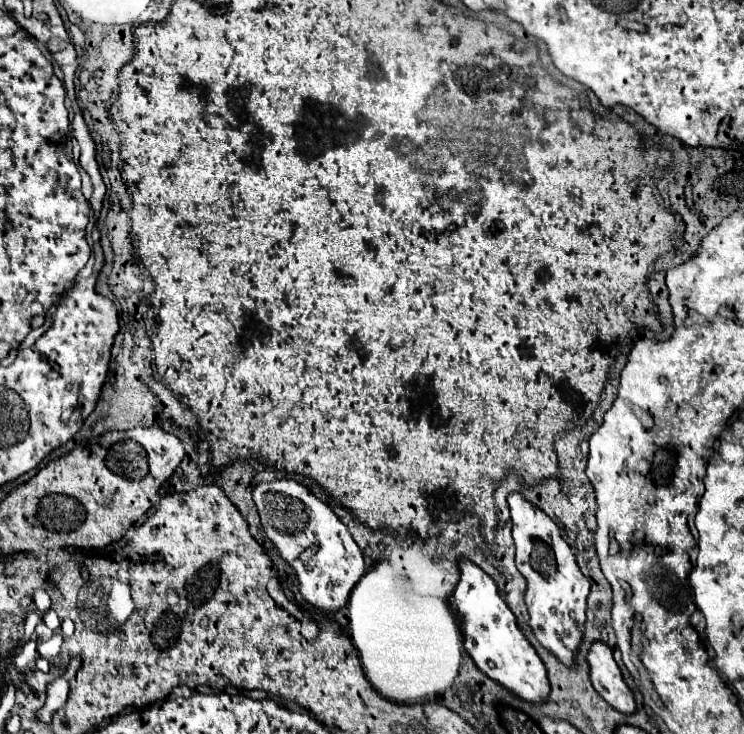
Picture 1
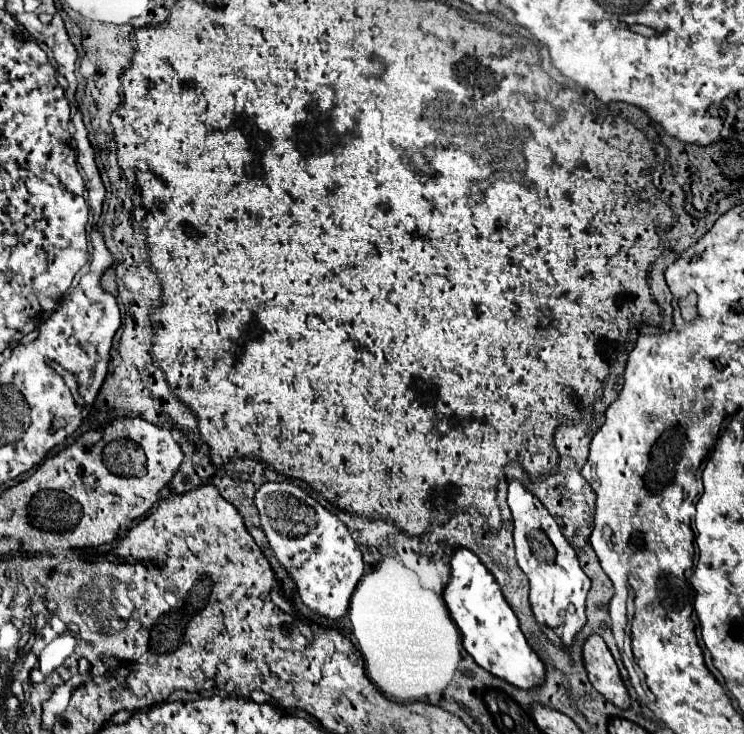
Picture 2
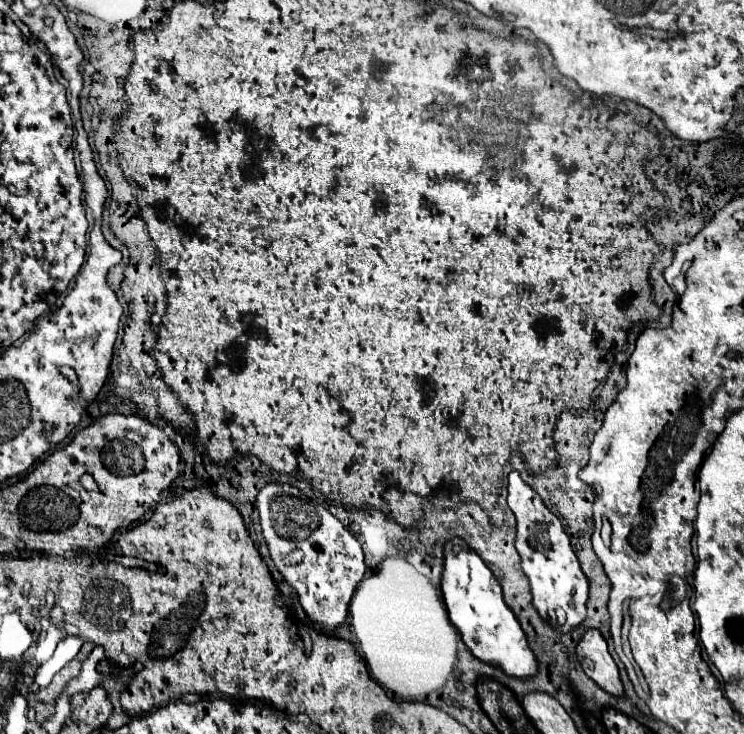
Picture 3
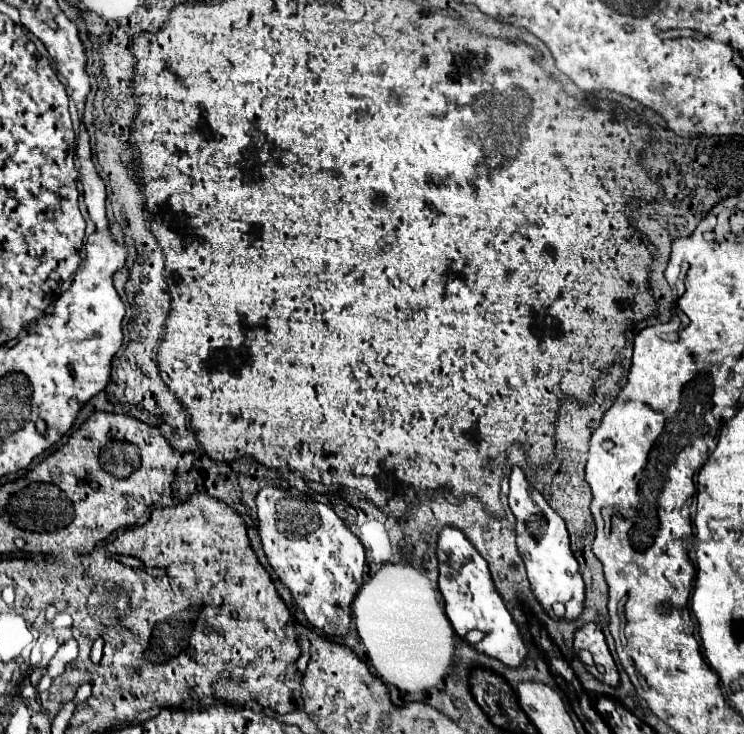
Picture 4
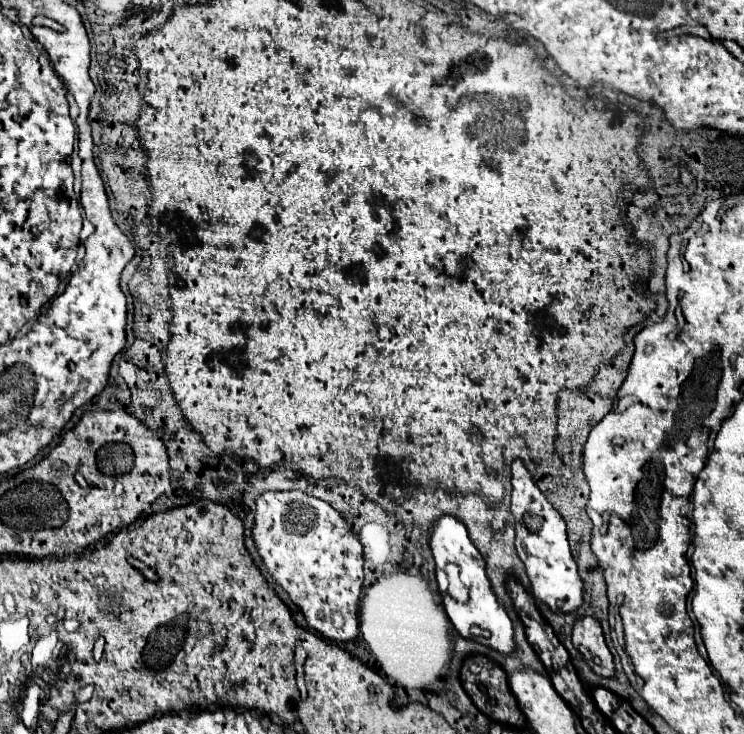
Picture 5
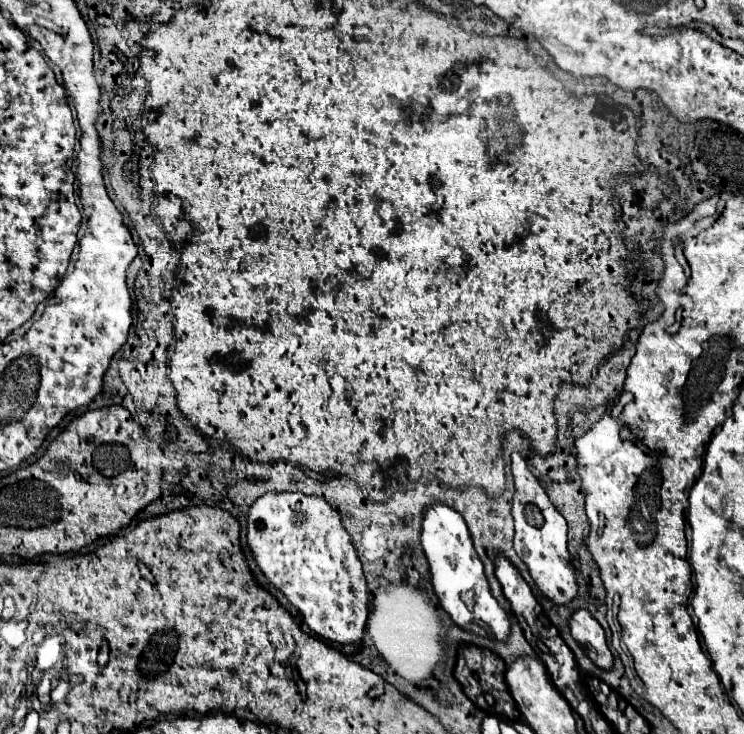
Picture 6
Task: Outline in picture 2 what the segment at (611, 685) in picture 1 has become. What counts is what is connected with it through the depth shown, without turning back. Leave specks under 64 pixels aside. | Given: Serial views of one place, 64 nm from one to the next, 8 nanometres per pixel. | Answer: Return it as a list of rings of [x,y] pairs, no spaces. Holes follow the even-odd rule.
[[[592,634],[584,642],[582,658],[584,658],[584,668],[588,672],[592,686],[618,708],[628,708],[630,696],[622,684],[618,666],[614,662],[606,642],[598,634]]]

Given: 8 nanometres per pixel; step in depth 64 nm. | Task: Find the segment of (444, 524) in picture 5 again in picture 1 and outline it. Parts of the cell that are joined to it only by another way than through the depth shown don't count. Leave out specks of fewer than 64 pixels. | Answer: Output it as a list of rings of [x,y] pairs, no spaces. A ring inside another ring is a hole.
[[[460,558],[460,580],[450,596],[450,606],[456,610],[460,628],[464,634],[464,648],[476,662],[476,666],[492,680],[500,682],[504,688],[514,692],[516,696],[524,698],[528,702],[540,702],[546,700],[550,692],[550,684],[546,678],[546,668],[532,644],[524,638],[516,624],[516,616],[508,608],[508,604],[500,598],[498,588],[494,580],[476,566],[470,558]]]

